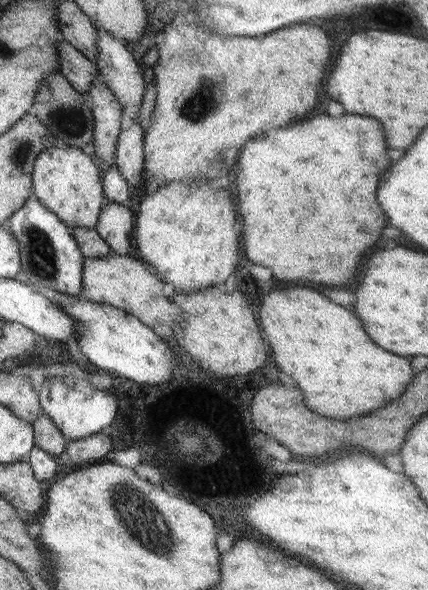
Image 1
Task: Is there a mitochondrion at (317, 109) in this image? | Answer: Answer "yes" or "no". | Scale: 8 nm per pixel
no

